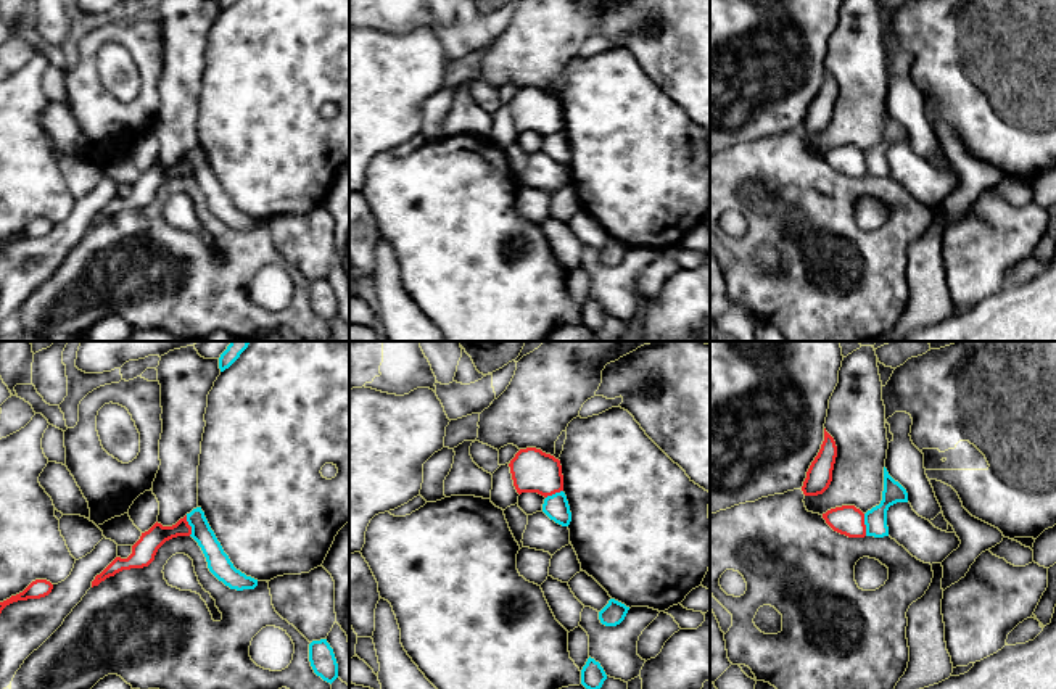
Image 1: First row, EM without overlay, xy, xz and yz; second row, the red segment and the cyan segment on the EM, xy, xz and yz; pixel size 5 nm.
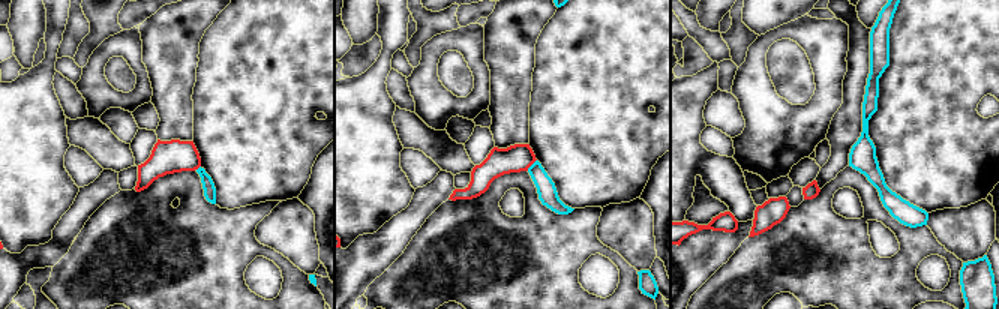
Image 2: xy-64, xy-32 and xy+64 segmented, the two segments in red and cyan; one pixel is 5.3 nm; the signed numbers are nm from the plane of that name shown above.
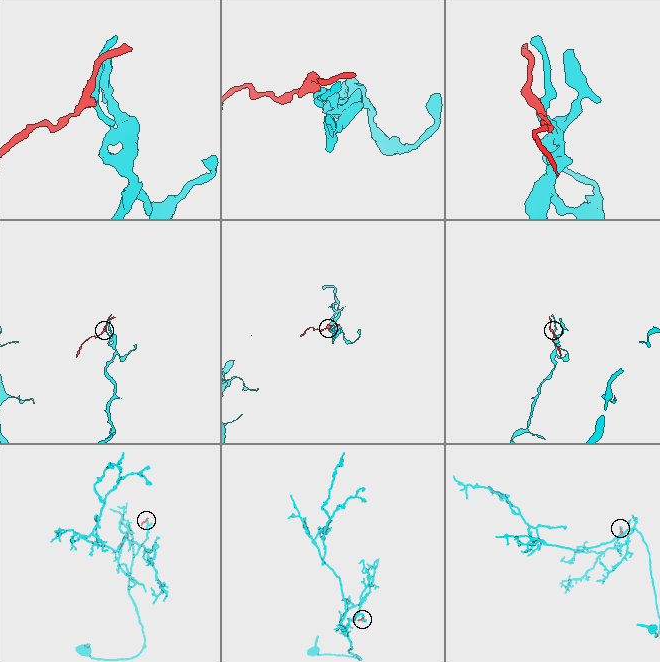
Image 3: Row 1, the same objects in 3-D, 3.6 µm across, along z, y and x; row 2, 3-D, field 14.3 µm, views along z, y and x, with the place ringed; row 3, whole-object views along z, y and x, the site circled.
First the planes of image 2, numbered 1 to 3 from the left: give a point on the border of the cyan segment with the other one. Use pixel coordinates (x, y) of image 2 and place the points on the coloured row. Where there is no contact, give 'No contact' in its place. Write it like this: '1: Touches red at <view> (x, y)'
1: Touches red at xy-64 (198, 167)
2: Touches red at xy-32 (531, 164)
3: No contact

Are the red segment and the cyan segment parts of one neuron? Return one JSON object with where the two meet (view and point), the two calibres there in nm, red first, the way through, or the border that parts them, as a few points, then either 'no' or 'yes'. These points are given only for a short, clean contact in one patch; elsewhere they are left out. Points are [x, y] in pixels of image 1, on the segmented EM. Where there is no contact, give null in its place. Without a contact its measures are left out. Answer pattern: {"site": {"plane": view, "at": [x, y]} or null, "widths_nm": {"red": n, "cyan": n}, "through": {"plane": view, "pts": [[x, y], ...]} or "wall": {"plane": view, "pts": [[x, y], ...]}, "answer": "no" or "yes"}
{"site": {"plane": "yz", "at": [865, 525]}, "widths_nm": {"red": 150, "cyan": 110}, "wall": {"plane": "yz", "pts": [[863, 514], [866, 535]]}, "answer": "no"}

